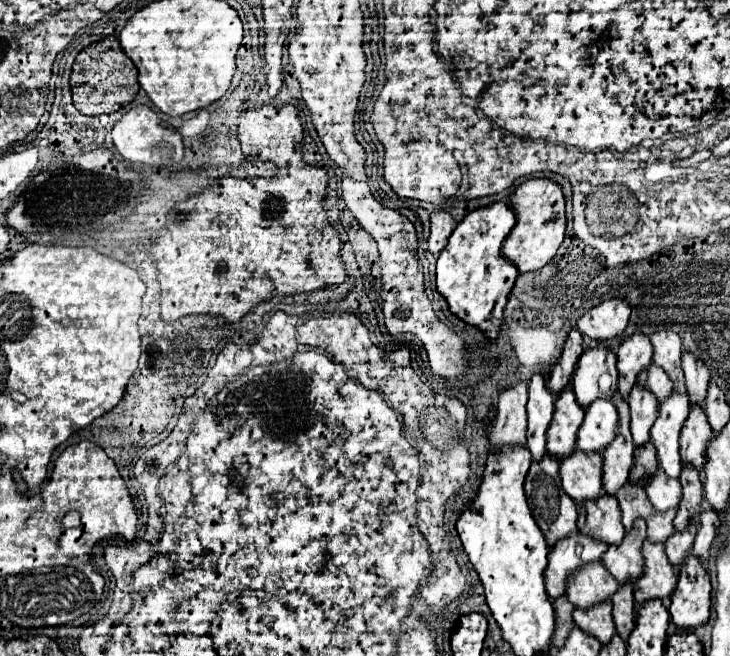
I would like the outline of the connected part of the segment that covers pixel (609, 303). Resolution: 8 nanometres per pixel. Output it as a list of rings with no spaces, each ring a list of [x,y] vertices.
[[[611,298],[599,302],[591,310],[587,310],[577,320],[577,330],[587,334],[593,340],[609,340],[619,336],[629,322],[629,302],[621,298]]]

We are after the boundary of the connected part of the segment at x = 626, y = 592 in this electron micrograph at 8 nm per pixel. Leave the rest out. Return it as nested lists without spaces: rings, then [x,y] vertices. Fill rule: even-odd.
[[[627,580],[613,594],[613,620],[617,634],[627,640],[631,630],[635,628],[635,600],[633,600],[633,584]]]

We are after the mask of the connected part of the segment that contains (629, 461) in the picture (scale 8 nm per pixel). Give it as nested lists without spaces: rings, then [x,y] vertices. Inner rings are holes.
[[[617,392],[613,394],[613,404],[619,412],[619,426],[617,436],[609,448],[603,452],[603,484],[609,494],[615,494],[629,478],[629,470],[633,466],[633,440],[629,432],[629,404],[621,400]]]

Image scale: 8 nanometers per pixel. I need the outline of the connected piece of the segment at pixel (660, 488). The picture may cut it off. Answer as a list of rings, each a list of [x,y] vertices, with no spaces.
[[[661,468],[657,470],[657,476],[653,476],[653,480],[649,480],[649,484],[645,484],[645,492],[647,492],[651,504],[655,506],[655,510],[659,510],[659,512],[677,508],[679,500],[681,500],[679,480],[669,480],[669,476],[665,476],[665,472],[661,472]]]

